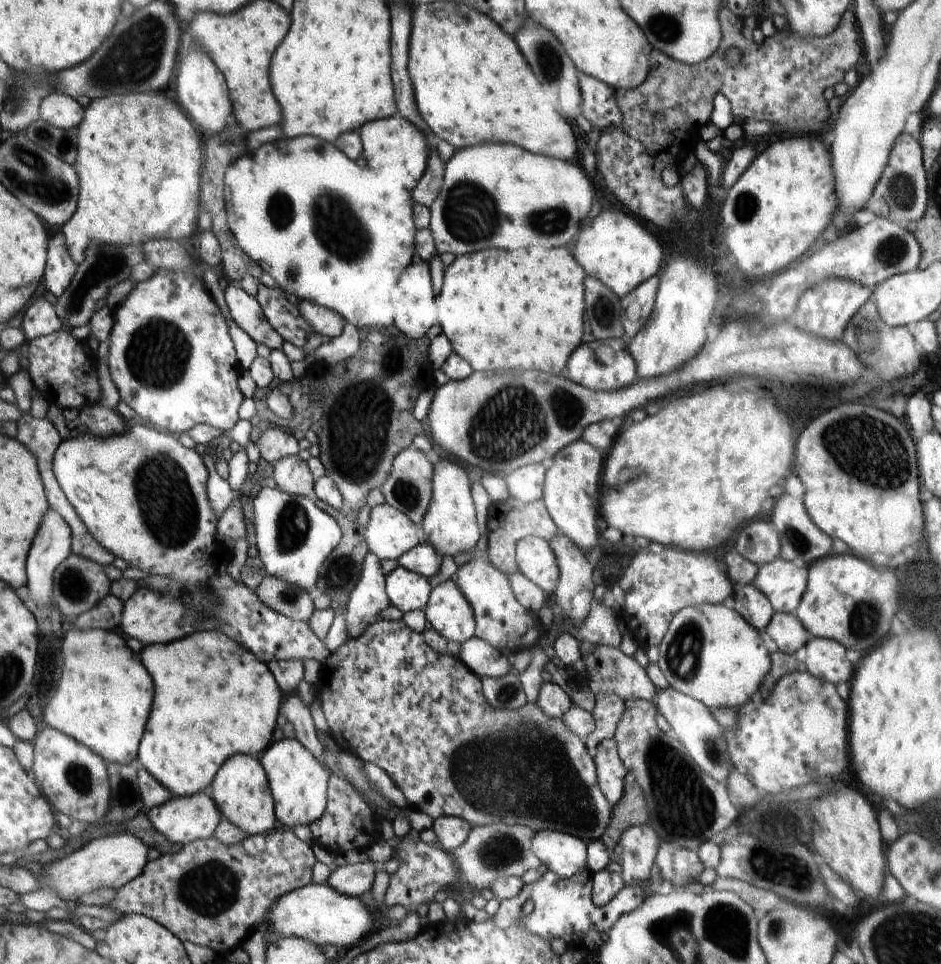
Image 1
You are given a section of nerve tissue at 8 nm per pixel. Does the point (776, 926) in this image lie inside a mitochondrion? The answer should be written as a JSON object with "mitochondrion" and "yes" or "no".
{"mitochondrion":"yes"}

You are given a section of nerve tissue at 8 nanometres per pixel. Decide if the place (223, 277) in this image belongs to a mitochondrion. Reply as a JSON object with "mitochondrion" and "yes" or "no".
{"mitochondrion":"no"}

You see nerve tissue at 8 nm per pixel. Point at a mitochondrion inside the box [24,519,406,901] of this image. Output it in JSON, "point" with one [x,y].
{"point":[76,587]}

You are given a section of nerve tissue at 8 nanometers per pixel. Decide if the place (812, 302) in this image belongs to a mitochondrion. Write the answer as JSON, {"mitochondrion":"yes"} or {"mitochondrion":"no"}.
{"mitochondrion":"no"}

